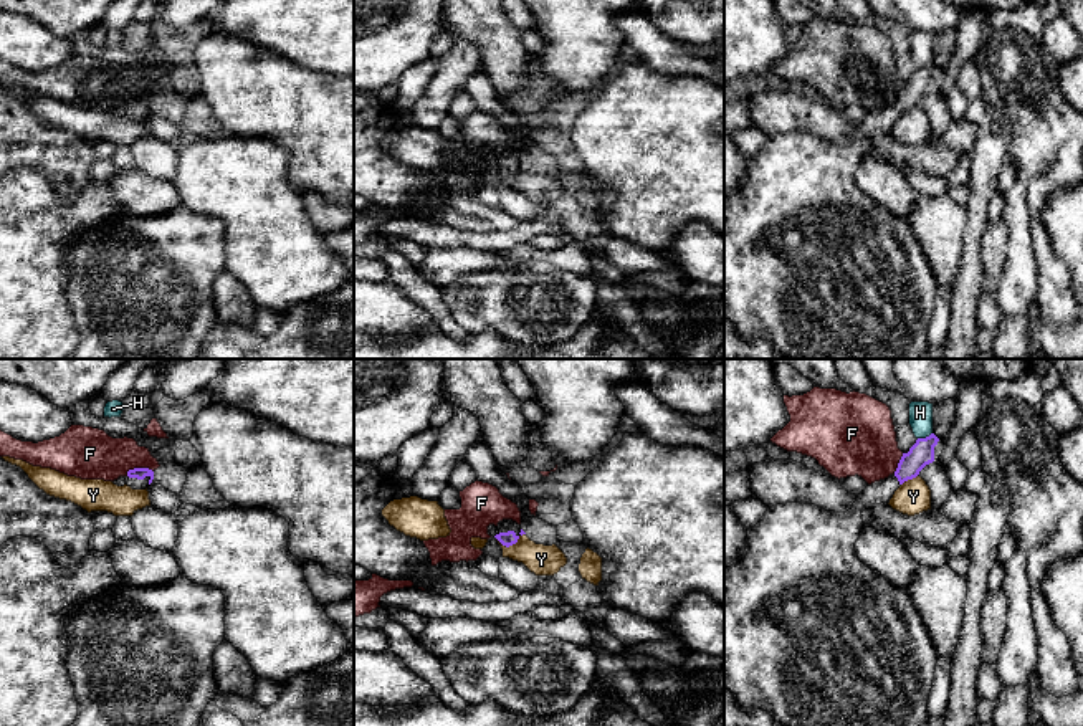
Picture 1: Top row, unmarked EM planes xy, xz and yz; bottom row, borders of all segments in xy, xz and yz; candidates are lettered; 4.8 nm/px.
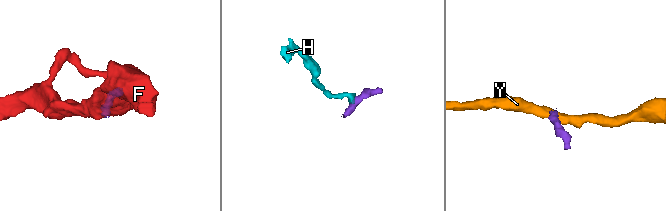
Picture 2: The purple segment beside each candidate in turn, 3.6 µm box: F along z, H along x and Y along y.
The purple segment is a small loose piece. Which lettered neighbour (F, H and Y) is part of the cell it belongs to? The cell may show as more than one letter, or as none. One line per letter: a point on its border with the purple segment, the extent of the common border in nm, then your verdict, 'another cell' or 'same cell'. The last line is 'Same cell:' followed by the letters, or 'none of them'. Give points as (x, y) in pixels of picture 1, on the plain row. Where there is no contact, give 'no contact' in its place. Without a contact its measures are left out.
F: contact xy (138, 98); length 140 nm; another cell
H: contact yz (926, 66); length 80 nm; another cell
Y: contact xz (510, 174); length 150 nm; another cell
Same cell: none of them

